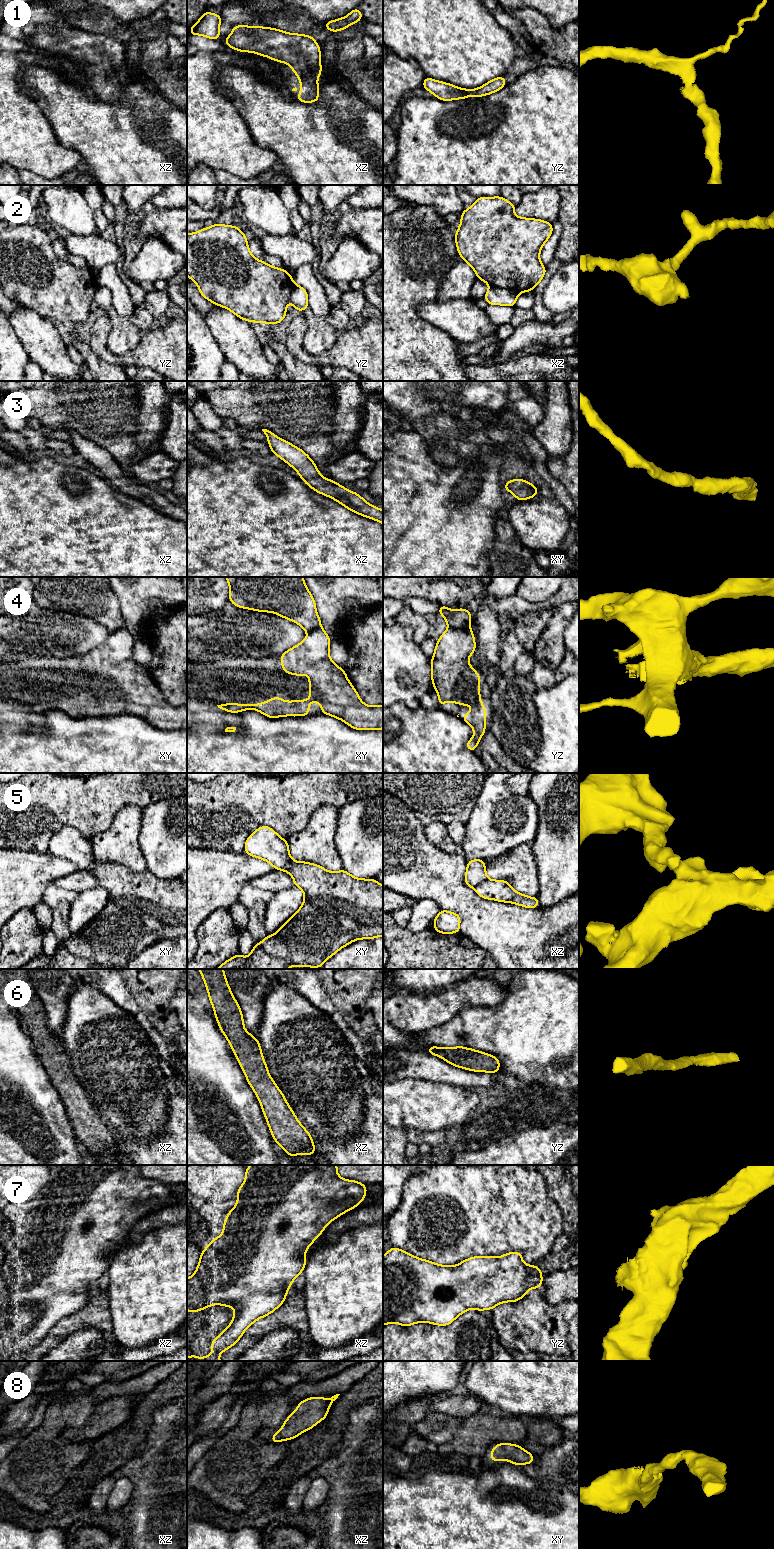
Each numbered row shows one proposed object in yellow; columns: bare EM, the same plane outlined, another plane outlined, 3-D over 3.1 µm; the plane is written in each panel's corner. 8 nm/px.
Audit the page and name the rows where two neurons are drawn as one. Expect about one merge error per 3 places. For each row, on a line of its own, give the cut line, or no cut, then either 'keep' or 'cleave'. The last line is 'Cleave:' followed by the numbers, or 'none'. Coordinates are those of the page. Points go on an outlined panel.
1: no cut; keep
2: cut in xz along (490, 285), (505, 287), (517, 294); cleave
3: no cut; keep
4: cut in yz along (449, 627), (469, 628); cleave
5: cut in xy along (290, 857), (289, 861), (281, 869); cleave
6: no cut; keep
7: no cut; keep
8: no cut; keep
Cleave: 2, 4, 5

